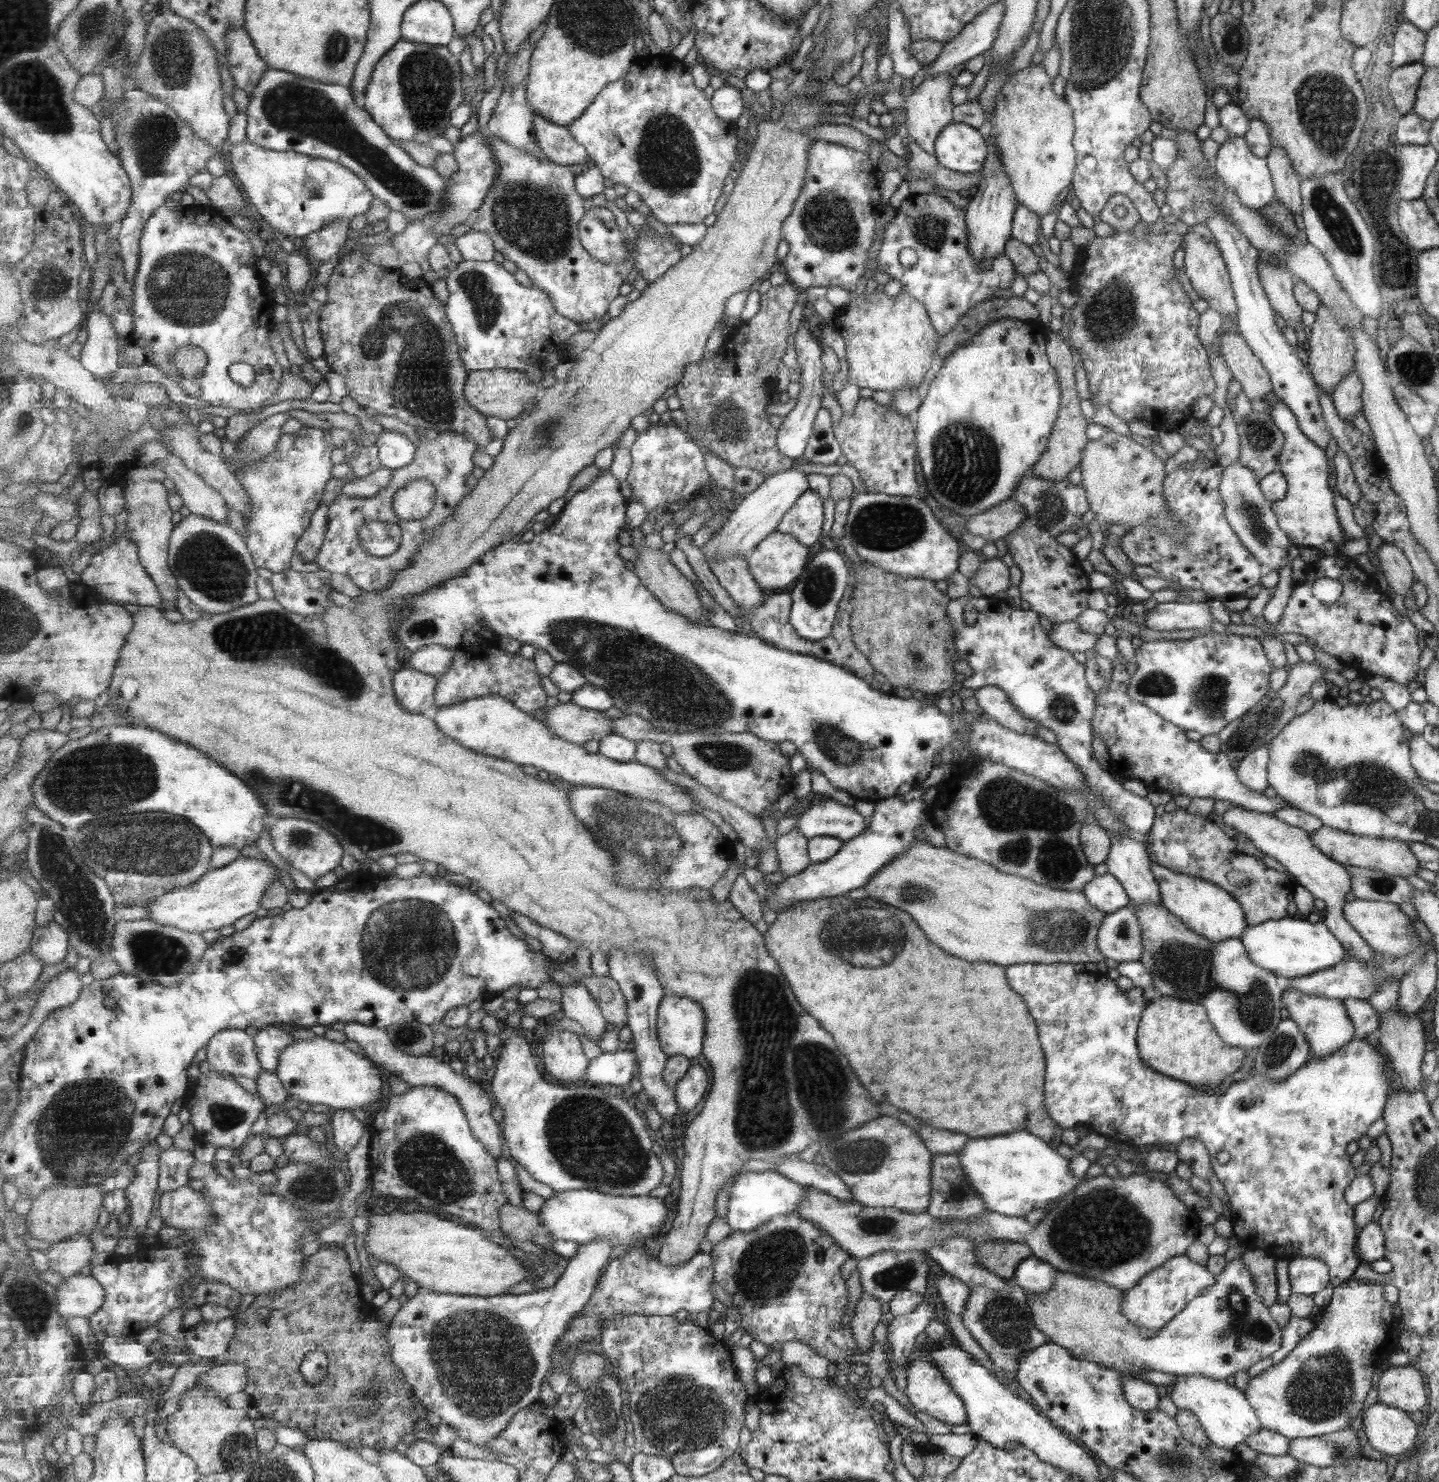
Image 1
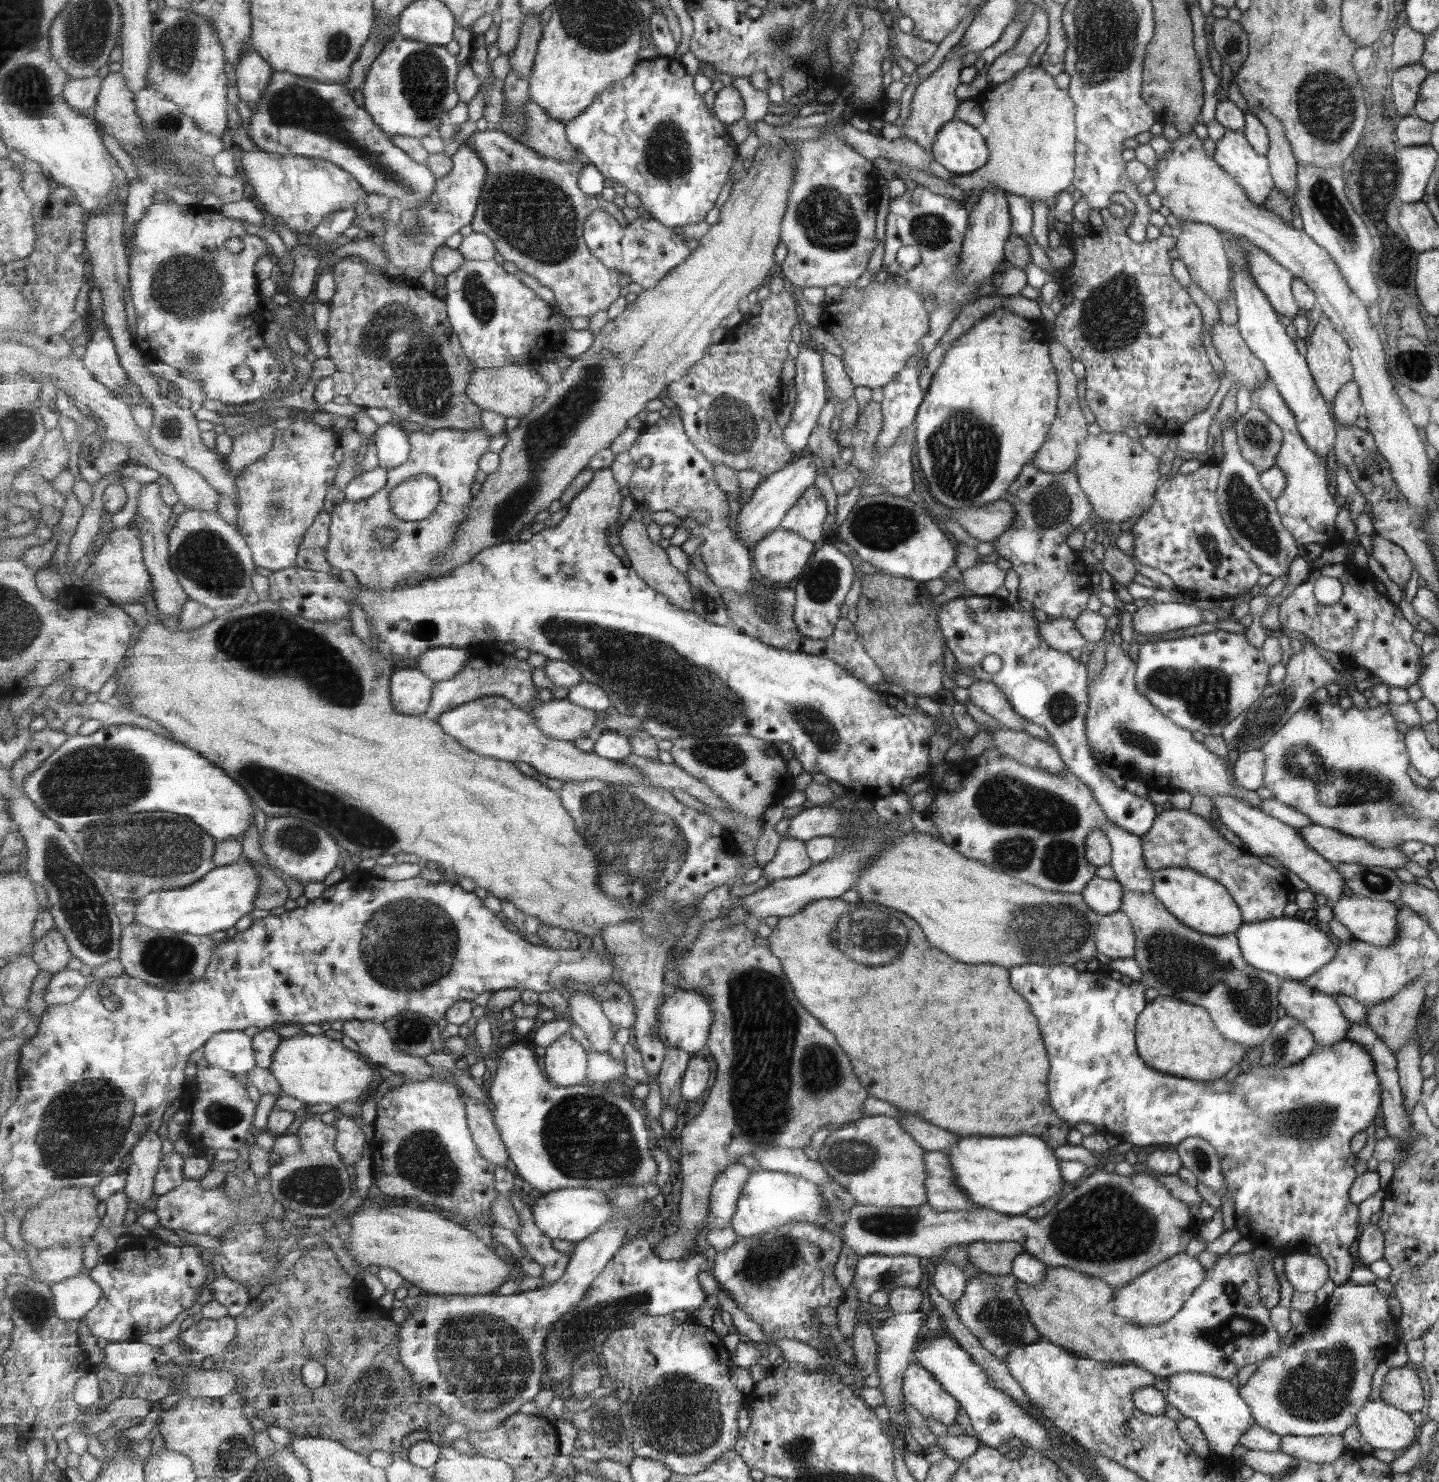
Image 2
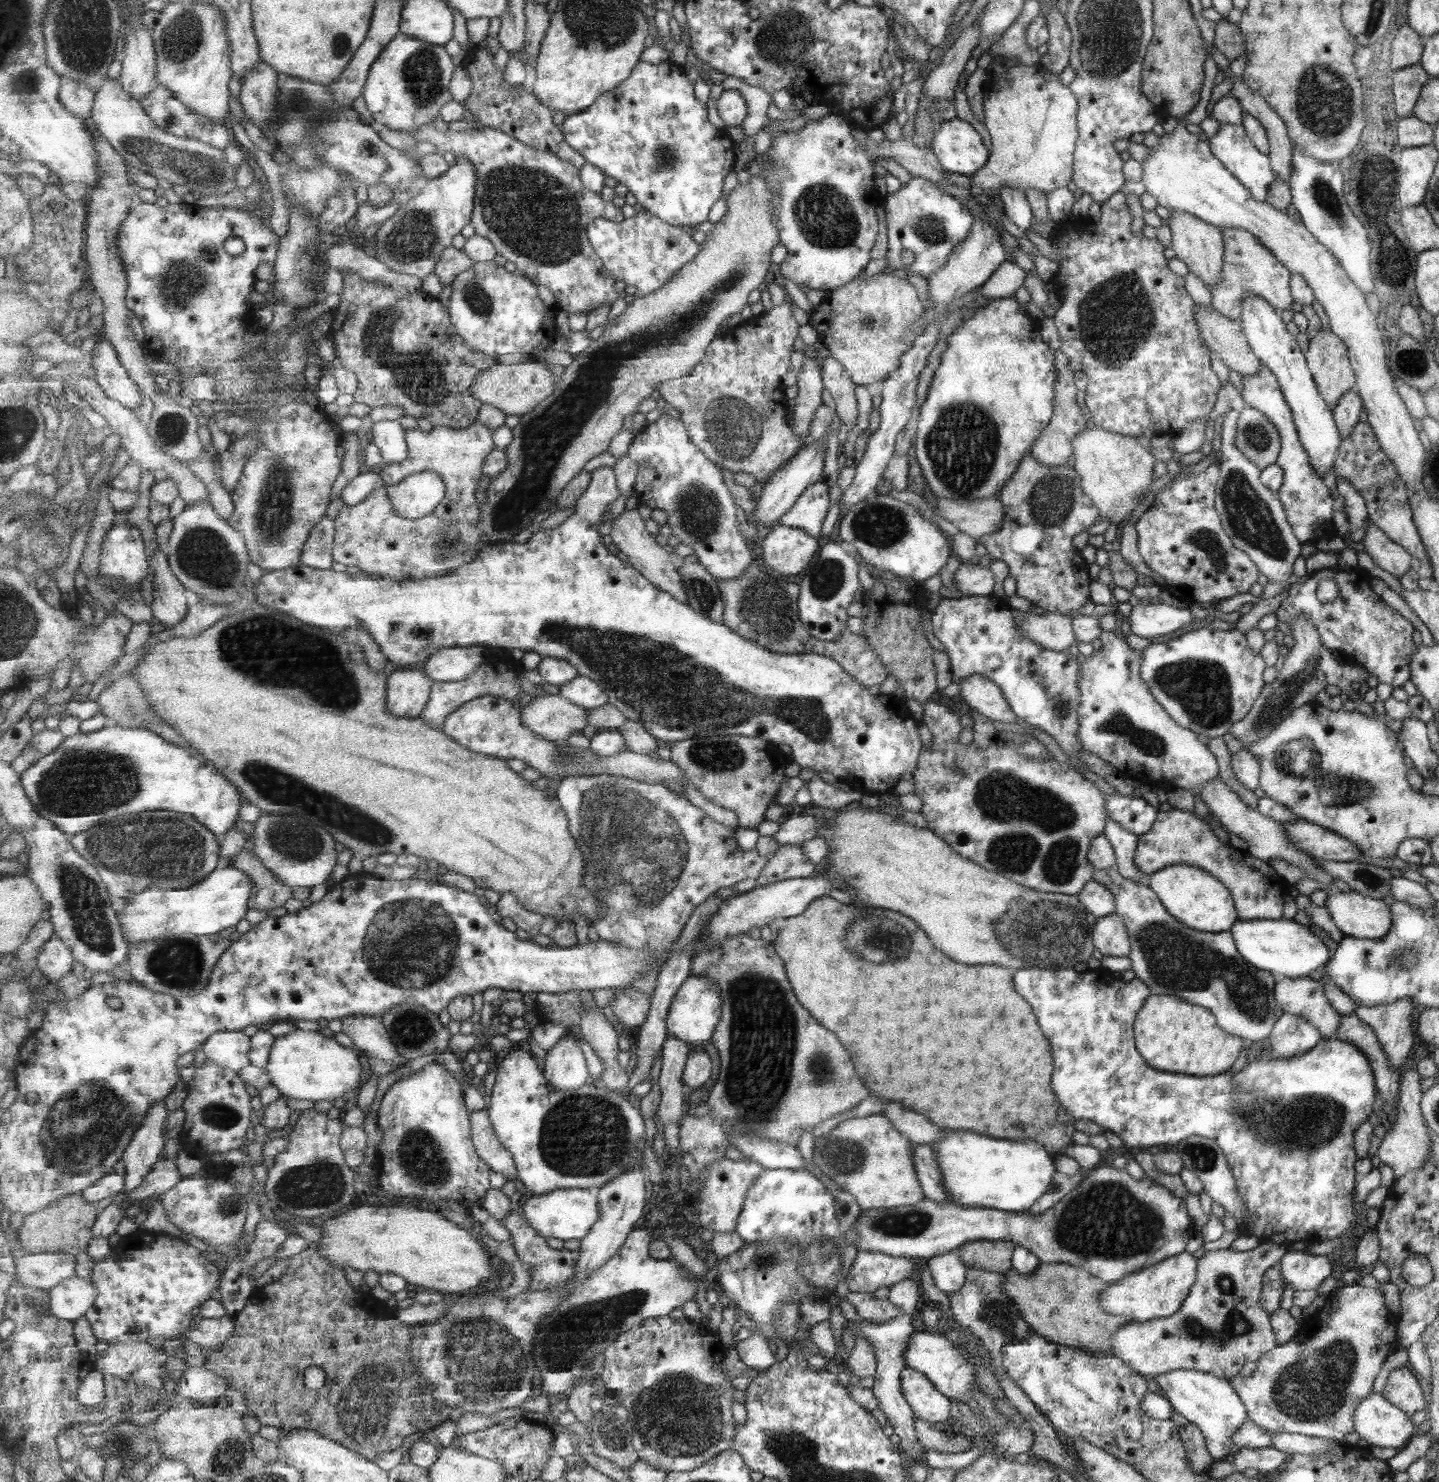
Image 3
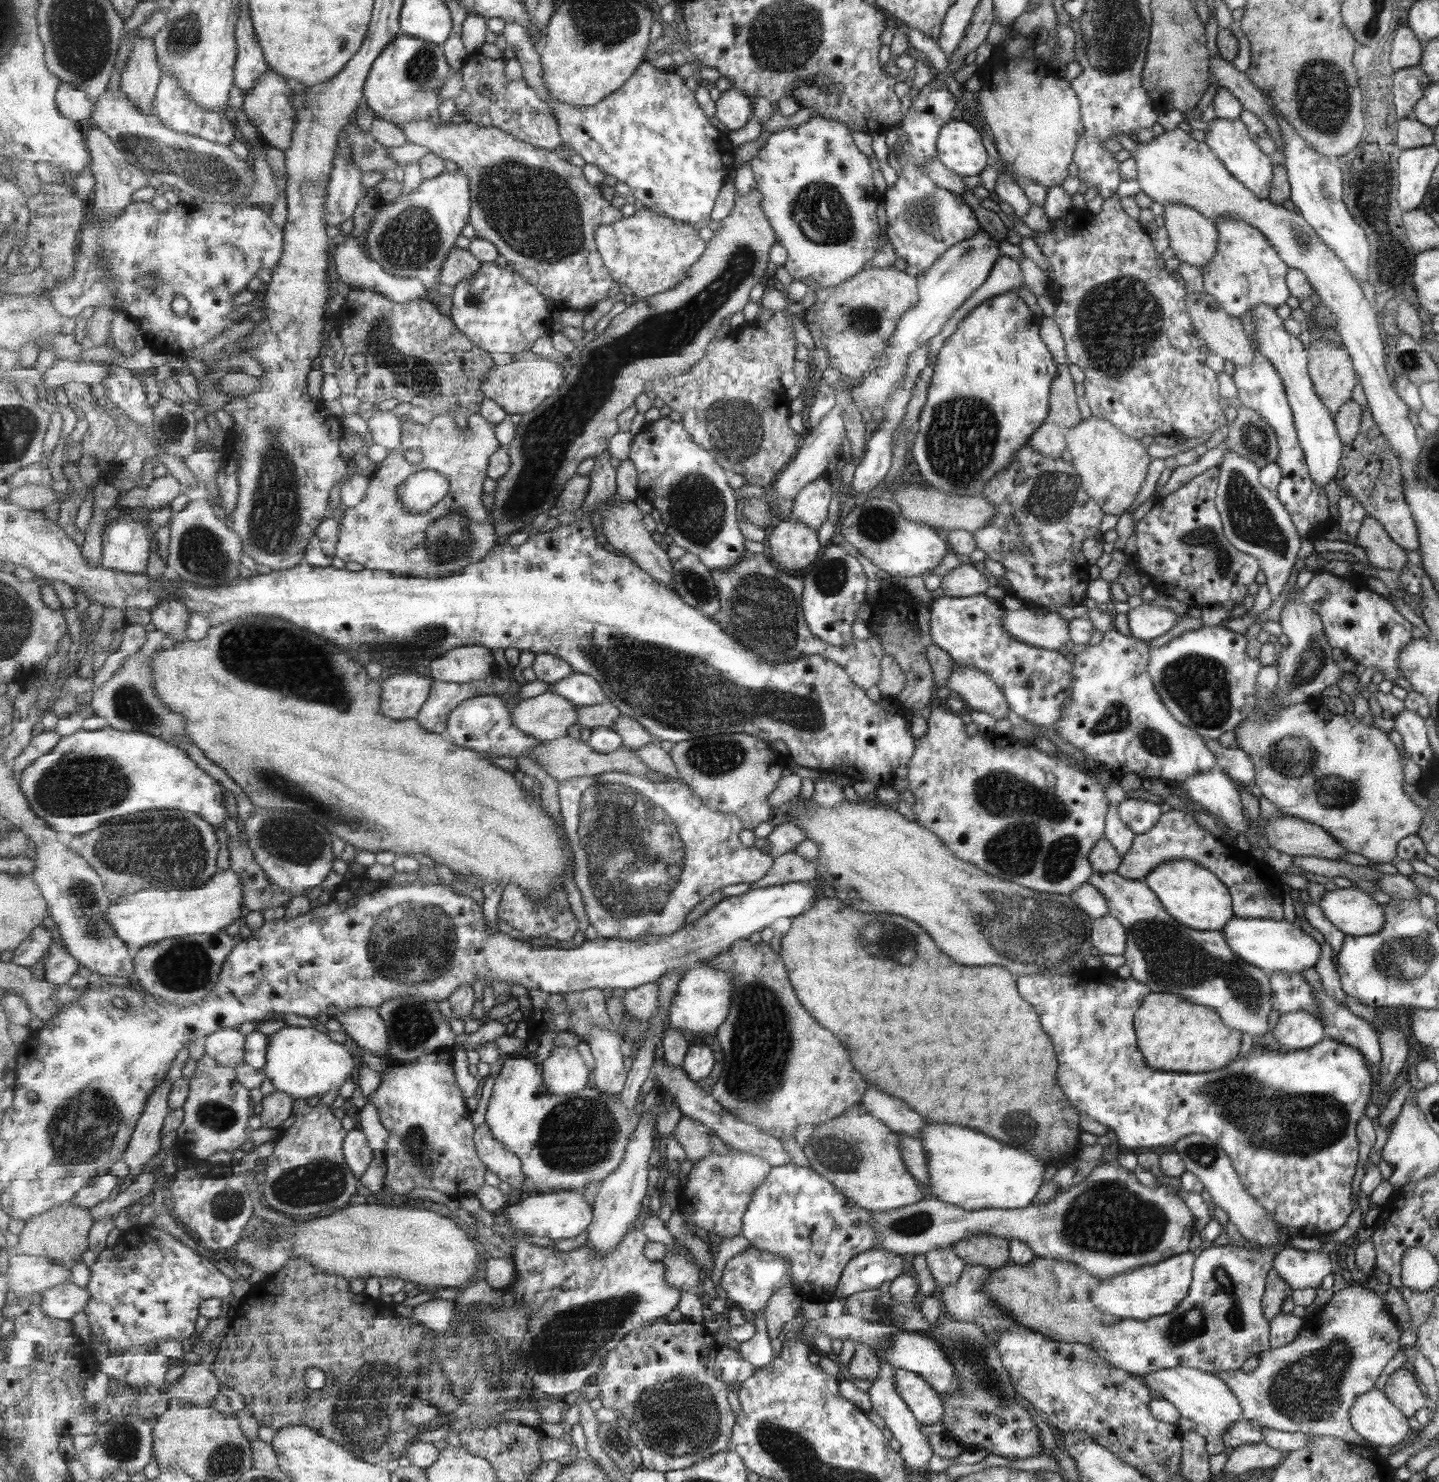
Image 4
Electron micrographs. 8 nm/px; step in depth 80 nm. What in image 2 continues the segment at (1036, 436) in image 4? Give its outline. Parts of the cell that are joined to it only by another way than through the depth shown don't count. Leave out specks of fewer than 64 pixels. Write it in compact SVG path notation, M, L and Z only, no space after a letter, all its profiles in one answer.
M1049 341L1050 346L1050 360L1055 367L1057 373L1058 385L1058 402L1057 414L1054 416L1053 422L1050 424L1046 432L1046 439L1042 442L1042 446L1038 448L1034 454L1034 458L1030 460L1033 468L1038 468L1041 472L1053 472L1053 474L1063 474L1067 472L1071 462L1076 459L1077 446L1085 438L1085 424L1081 410L1077 406L1077 392L1075 392L1075 376L1069 370L1071 364L1071 354L1063 348L1062 344L1056 341Z

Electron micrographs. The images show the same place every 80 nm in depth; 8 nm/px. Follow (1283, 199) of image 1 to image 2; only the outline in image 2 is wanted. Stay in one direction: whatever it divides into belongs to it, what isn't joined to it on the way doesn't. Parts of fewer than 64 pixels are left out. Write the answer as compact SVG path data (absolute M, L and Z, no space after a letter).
M1255 107L1253 112L1265 125L1266 135L1269 137L1269 150L1266 157L1270 160L1270 175L1273 177L1275 188L1288 199L1293 200L1295 184L1297 184L1297 160L1285 138L1284 128L1267 109Z

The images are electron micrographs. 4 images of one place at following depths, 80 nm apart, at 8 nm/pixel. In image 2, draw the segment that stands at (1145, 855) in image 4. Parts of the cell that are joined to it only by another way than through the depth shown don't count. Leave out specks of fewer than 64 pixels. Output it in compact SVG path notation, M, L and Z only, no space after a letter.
M1187 809L1161 811L1153 819L1149 830L1140 836L1142 861L1151 871L1160 868L1183 867L1222 884L1233 897L1241 912L1243 923L1252 923L1283 917L1289 886L1279 870L1266 865L1227 844L1221 834L1213 832L1203 817Z

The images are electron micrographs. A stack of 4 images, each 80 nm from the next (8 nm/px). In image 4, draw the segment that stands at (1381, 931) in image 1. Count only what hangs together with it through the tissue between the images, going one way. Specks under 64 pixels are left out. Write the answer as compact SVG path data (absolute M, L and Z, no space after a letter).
M1353 886L1325 890L1317 906L1325 920L1344 936L1369 936L1380 931L1383 924L1381 904Z

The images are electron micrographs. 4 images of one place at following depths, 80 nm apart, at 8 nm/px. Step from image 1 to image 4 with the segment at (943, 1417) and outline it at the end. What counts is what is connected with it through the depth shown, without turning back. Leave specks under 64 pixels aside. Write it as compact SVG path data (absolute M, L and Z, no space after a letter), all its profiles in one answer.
M895 1369L893 1377L895 1392L906 1401L920 1426L932 1425L942 1418L942 1399L922 1377L903 1369Z

